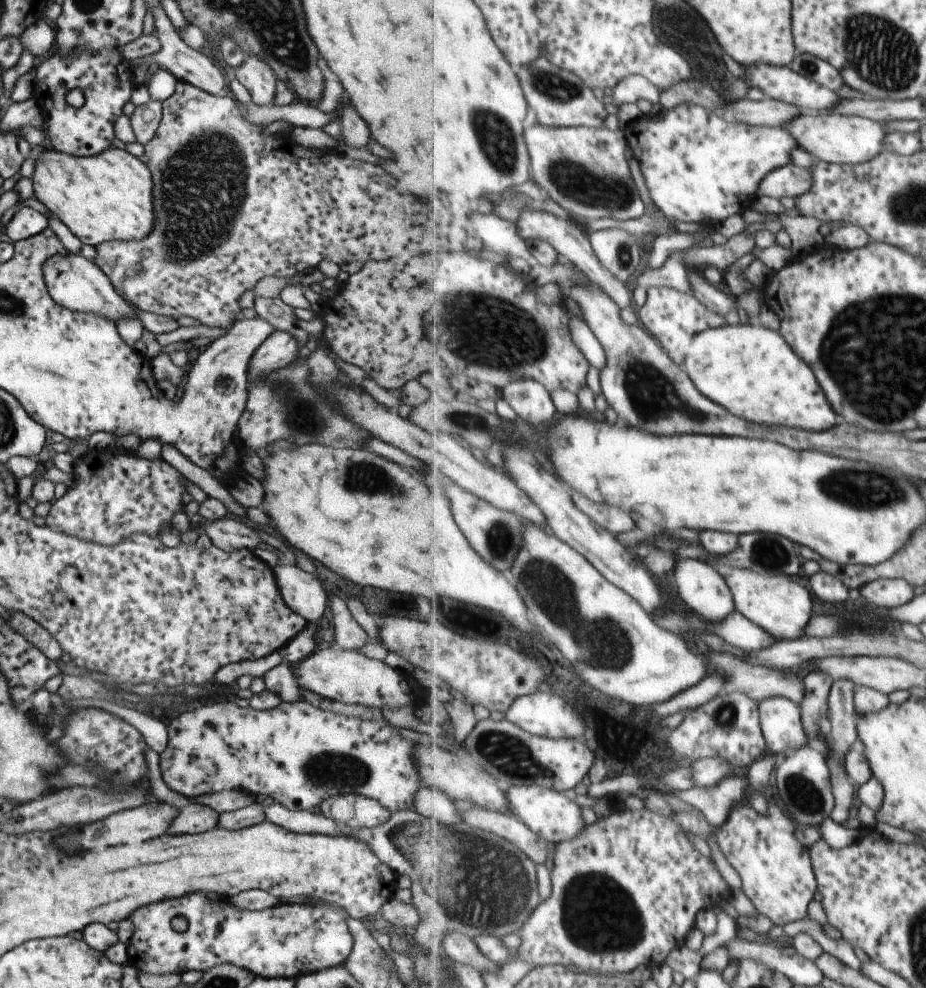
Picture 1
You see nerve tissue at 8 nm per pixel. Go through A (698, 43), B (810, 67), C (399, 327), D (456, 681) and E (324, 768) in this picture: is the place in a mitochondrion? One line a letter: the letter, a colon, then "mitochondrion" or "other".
A: mitochondrion
B: mitochondrion
C: other
D: other
E: mitochondrion

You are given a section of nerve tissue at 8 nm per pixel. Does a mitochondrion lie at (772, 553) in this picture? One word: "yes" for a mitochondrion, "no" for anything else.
yes

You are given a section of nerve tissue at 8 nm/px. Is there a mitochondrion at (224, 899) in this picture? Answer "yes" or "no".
no

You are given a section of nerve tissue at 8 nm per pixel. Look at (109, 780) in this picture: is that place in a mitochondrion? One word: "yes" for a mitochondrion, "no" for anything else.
no

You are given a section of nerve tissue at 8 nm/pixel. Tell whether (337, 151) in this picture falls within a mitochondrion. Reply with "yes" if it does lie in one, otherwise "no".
no

